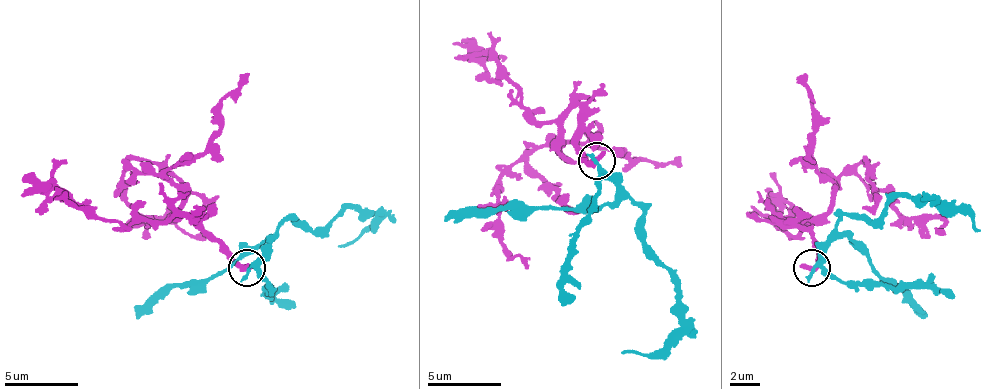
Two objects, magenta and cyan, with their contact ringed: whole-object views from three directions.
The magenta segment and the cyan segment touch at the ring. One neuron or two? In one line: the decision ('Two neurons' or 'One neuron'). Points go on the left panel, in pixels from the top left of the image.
Two neurons

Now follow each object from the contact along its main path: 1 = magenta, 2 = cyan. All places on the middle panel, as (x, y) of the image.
1: (596, 162), (577, 142), (579, 106), (563, 121), (564, 160), (533, 147), (503, 177), (501, 242), (525, 269)
2: (596, 162), (639, 208), (651, 259), (676, 282), (681, 329), (646, 355), (621, 355)

